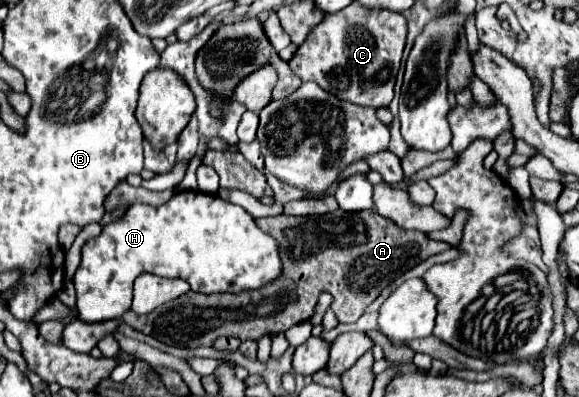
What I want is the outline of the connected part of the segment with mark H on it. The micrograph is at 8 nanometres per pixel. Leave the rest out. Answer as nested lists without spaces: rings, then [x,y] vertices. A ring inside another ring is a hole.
[[[186,190],[186,192],[176,192],[166,204],[162,206],[148,206],[148,204],[134,204],[130,206],[124,216],[108,226],[102,228],[102,234],[94,240],[88,240],[82,248],[82,262],[74,274],[74,286],[76,286],[76,310],[78,310],[78,316],[80,320],[84,322],[106,322],[106,320],[114,320],[114,318],[122,318],[122,314],[129,310],[133,298],[133,284],[138,274],[142,272],[149,272],[156,276],[165,278],[182,278],[186,280],[194,292],[202,292],[202,294],[214,294],[214,292],[240,292],[240,290],[254,290],[254,288],[260,288],[268,282],[272,282],[274,278],[280,276],[282,272],[282,262],[280,262],[280,256],[278,256],[278,246],[276,246],[276,240],[268,234],[264,234],[256,224],[254,224],[254,218],[238,204],[232,204],[228,200],[222,200],[218,198],[216,194],[204,194],[204,192],[194,192],[194,190]]]

